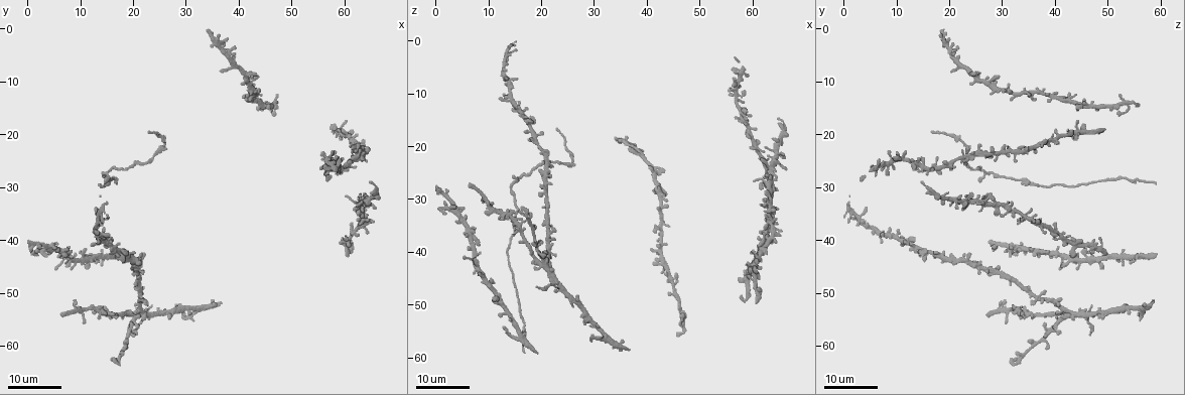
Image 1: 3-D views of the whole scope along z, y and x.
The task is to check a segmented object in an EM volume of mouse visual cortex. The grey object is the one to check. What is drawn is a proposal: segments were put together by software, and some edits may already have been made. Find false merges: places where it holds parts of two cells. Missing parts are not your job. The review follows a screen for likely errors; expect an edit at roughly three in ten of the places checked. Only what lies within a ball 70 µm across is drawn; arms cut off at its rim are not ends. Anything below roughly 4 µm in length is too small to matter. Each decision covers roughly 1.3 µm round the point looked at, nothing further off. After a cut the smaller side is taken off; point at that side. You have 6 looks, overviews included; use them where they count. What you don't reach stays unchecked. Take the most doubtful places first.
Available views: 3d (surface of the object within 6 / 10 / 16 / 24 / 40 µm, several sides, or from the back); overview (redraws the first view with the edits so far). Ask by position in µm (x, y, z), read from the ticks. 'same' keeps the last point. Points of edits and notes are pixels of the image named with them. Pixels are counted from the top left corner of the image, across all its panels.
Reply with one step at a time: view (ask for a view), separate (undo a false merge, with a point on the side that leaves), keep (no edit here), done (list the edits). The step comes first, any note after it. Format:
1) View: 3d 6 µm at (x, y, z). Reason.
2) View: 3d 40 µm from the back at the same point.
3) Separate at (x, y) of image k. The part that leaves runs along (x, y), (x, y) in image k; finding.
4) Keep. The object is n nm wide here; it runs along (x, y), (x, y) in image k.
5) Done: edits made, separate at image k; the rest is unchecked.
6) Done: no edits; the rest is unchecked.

View: 3d 16 µm at (23.0, 54.0, 45.5). Thin arm on a thick one.

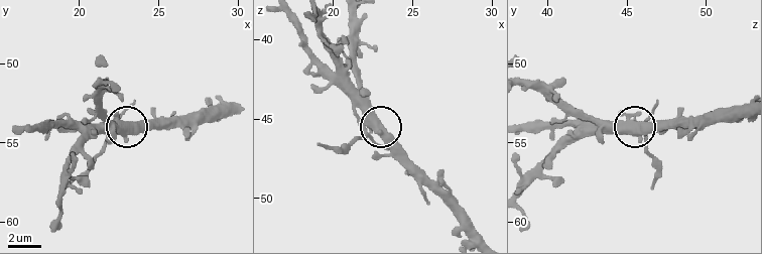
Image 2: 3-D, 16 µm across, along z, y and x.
View: 3d 10 µm at the same point.

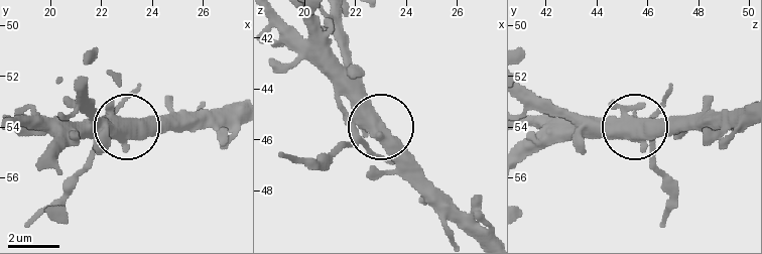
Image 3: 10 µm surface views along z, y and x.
View: 3d 10 µm from the back at the same point.

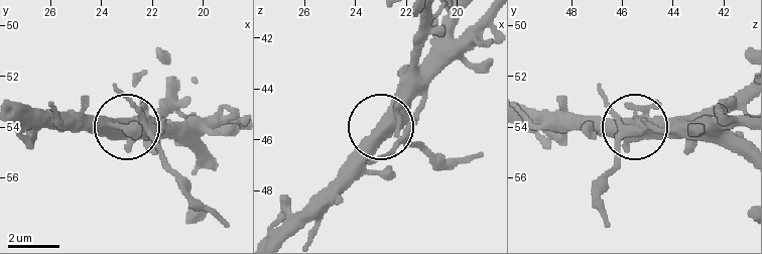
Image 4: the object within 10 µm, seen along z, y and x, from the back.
Separate at (166, 158) of image 4. The side arm is 5 µm long; 5 arms meet here; a second cell is stuck on.

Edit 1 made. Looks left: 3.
View: overview. See it whole again.

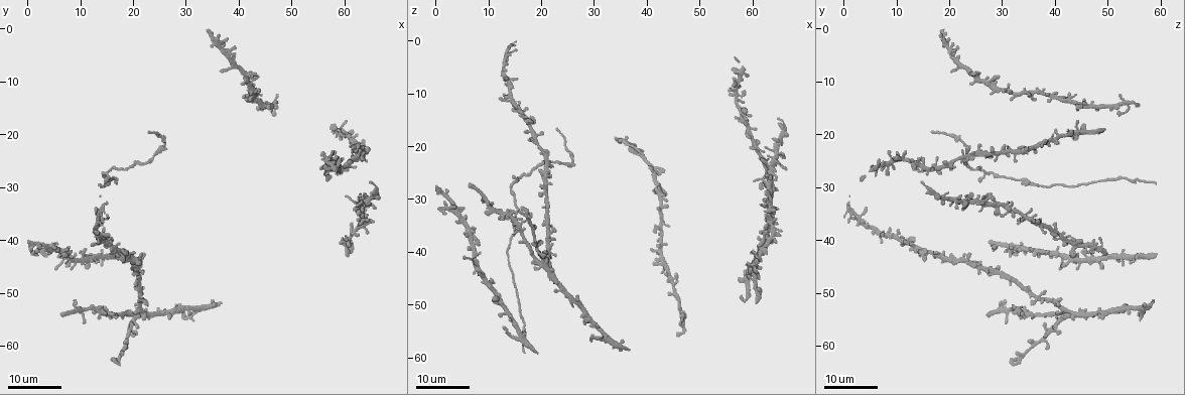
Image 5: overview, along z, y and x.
View: 3d 16 µm at (39.5, 6.5, 22.0). Three-way junction.

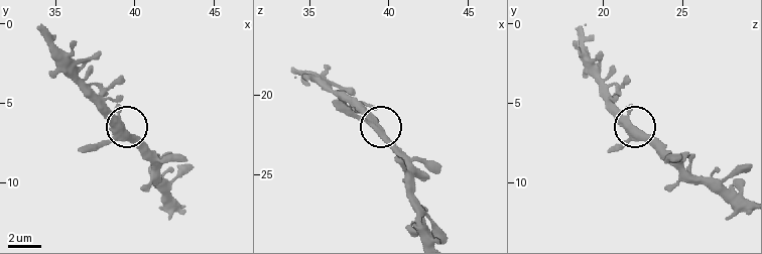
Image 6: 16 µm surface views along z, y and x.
View: 3d 10 µm at (39.3, 6.6, 22.2). Closer look.

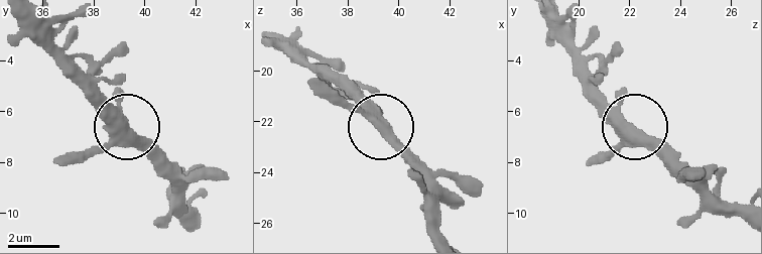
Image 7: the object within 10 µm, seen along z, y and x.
Keep. 3 arms meet here; one cell here.

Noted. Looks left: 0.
Done: edits made, separate at image 4; the rest is unchecked.

